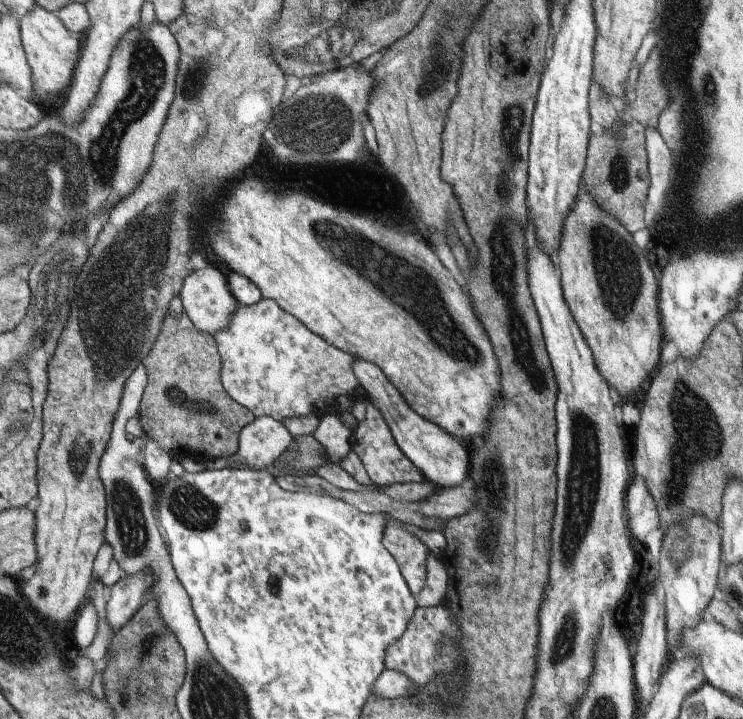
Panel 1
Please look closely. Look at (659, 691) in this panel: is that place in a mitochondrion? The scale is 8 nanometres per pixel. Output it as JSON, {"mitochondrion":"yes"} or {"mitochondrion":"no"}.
{"mitochondrion":"no"}

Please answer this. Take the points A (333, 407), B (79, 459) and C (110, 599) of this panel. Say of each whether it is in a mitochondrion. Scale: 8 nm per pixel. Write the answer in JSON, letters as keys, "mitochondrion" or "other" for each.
{"A":"other","B":"mitochondrion","C":"other"}

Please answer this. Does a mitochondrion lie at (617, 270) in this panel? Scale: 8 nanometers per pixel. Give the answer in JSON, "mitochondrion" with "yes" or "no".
{"mitochondrion":"yes"}

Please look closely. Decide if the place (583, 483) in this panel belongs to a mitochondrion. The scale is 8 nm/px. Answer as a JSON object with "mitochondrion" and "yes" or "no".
{"mitochondrion":"yes"}

